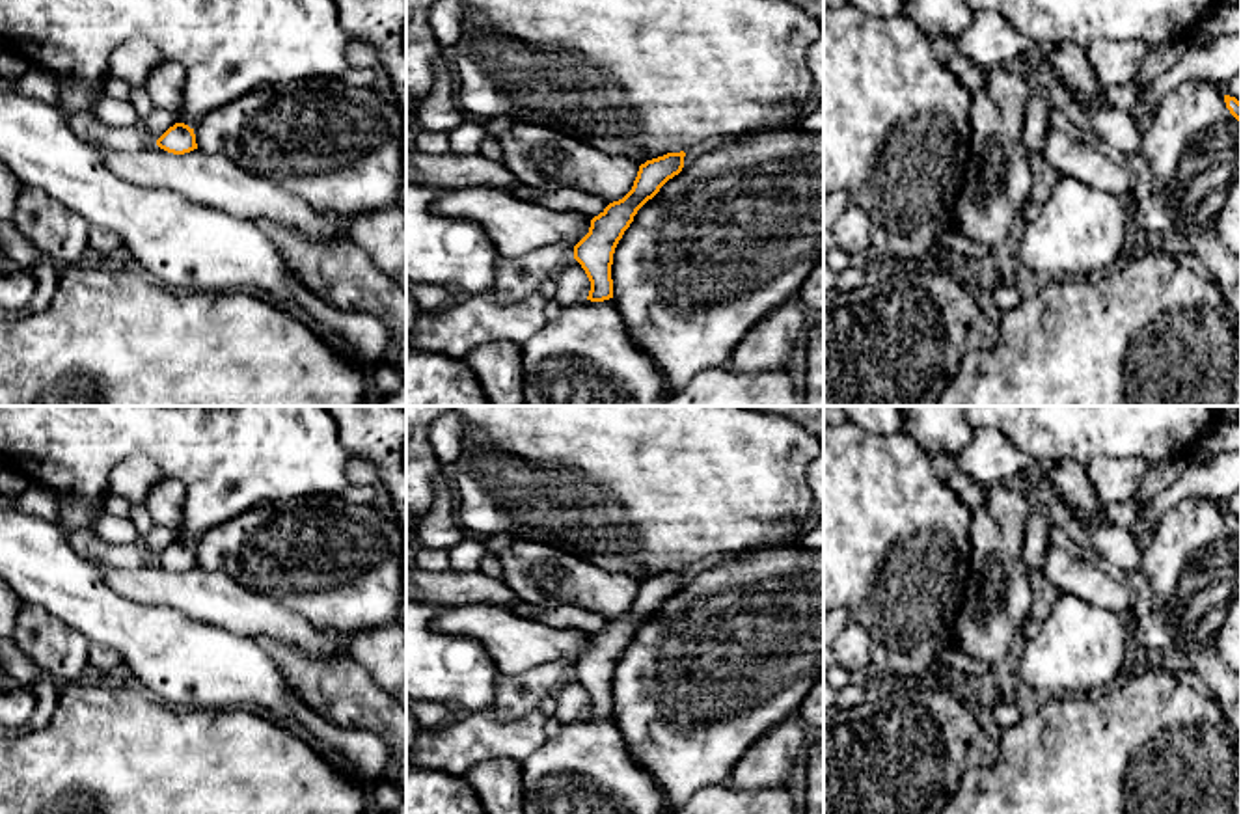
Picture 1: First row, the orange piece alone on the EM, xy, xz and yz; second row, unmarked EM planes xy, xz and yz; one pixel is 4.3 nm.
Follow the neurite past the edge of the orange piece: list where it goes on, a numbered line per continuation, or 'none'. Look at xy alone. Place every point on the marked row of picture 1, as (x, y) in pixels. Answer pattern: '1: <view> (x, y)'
1: xy (84, 125)

